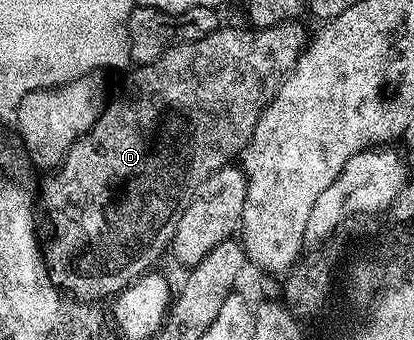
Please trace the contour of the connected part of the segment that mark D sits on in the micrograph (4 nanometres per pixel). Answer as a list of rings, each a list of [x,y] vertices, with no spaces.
[[[290,22],[276,24],[270,28],[221,26],[201,40],[174,43],[157,60],[134,67],[128,73],[130,76],[124,77],[124,88],[119,105],[114,105],[114,108],[105,107],[101,111],[97,121],[69,147],[64,160],[46,175],[49,177],[41,184],[41,204],[45,207],[45,216],[49,219],[50,226],[53,227],[53,241],[50,242],[49,248],[47,244],[43,255],[49,269],[49,276],[62,293],[70,292],[73,295],[72,299],[77,302],[105,302],[101,301],[105,299],[108,301],[124,292],[134,280],[139,280],[146,275],[164,252],[166,255],[167,249],[175,238],[175,230],[179,230],[179,220],[183,218],[187,206],[191,206],[191,202],[197,196],[199,186],[203,186],[203,182],[207,182],[211,174],[215,174],[221,168],[230,167],[236,161],[233,159],[236,156],[238,159],[248,148],[249,140],[253,136],[263,110],[269,107],[281,88],[282,80],[292,73],[298,58],[305,51],[307,35],[305,36],[304,30],[299,25],[300,23]]]

